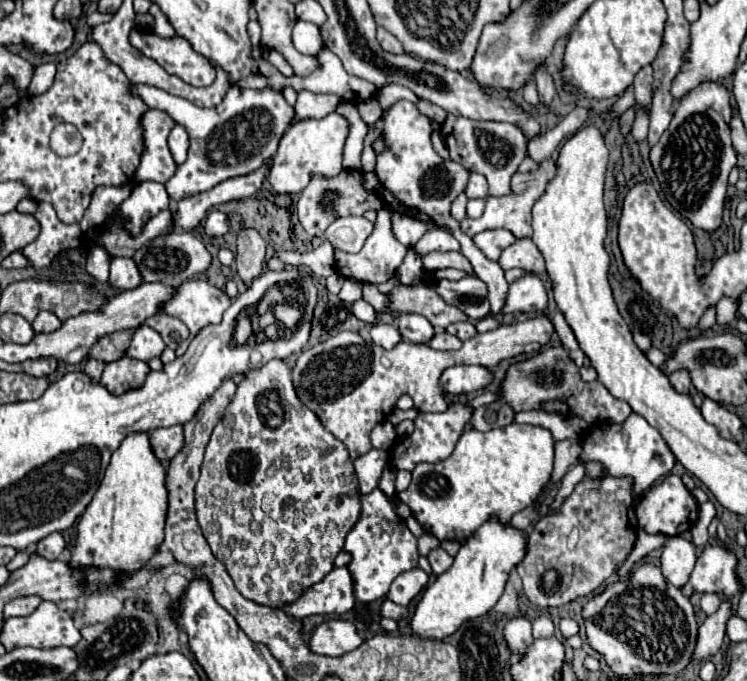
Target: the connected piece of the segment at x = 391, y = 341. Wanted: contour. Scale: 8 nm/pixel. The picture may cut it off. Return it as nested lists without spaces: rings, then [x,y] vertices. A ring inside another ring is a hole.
[[[376,323],[370,329],[370,337],[376,345],[382,345],[384,349],[392,349],[394,345],[398,345],[402,341],[402,337],[394,325],[382,325],[382,323]]]

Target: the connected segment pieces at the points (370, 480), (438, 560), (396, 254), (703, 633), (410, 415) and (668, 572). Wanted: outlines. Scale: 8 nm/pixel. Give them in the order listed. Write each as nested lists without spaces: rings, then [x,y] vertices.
[[[372,449],[354,461],[360,493],[370,493],[372,489],[378,487],[378,479],[382,475],[382,469],[386,467],[386,461],[388,461],[388,453],[382,449]]]
[[[438,547],[438,549],[430,551],[428,561],[430,561],[430,565],[432,565],[432,573],[434,573],[434,575],[440,575],[440,573],[444,573],[446,569],[450,569],[450,565],[454,563],[454,557],[450,557],[442,547]]]
[[[390,209],[378,211],[376,221],[374,221],[374,231],[372,231],[372,235],[366,239],[364,247],[356,255],[350,255],[350,253],[344,253],[344,251],[336,251],[334,253],[336,267],[338,267],[338,271],[344,277],[356,279],[356,281],[368,281],[368,283],[374,283],[374,285],[380,285],[380,283],[386,283],[388,279],[392,279],[394,273],[396,273],[396,269],[402,265],[404,257],[406,257],[404,245],[392,235]]]
[[[722,601],[720,609],[714,615],[706,617],[704,623],[700,623],[700,627],[698,627],[698,643],[694,647],[692,663],[708,659],[720,649],[724,633],[726,633],[726,625],[724,623],[726,623],[728,617],[730,617],[730,603]]]
[[[394,409],[390,415],[388,415],[388,421],[396,427],[400,421],[404,421],[404,419],[416,419],[416,415],[418,415],[418,411],[414,411],[414,409],[410,409],[410,411],[400,411],[400,409]]]
[[[668,537],[662,557],[660,557],[660,569],[666,581],[678,589],[682,589],[688,579],[690,571],[696,563],[696,547],[692,541],[686,541],[682,537]]]

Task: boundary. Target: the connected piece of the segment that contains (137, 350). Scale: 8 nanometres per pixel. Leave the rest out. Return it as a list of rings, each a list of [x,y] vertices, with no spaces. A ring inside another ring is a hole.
[[[140,325],[134,329],[130,347],[126,349],[124,357],[132,357],[132,359],[140,359],[140,361],[150,361],[154,357],[160,357],[160,353],[164,351],[164,341],[162,337],[150,329],[148,325]]]

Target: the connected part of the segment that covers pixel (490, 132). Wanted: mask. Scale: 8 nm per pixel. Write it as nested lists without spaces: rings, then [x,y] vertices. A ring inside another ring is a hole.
[[[448,115],[448,119],[440,125],[440,133],[452,161],[486,177],[488,195],[510,195],[510,179],[516,173],[516,165],[520,165],[526,157],[526,137],[516,125]]]

